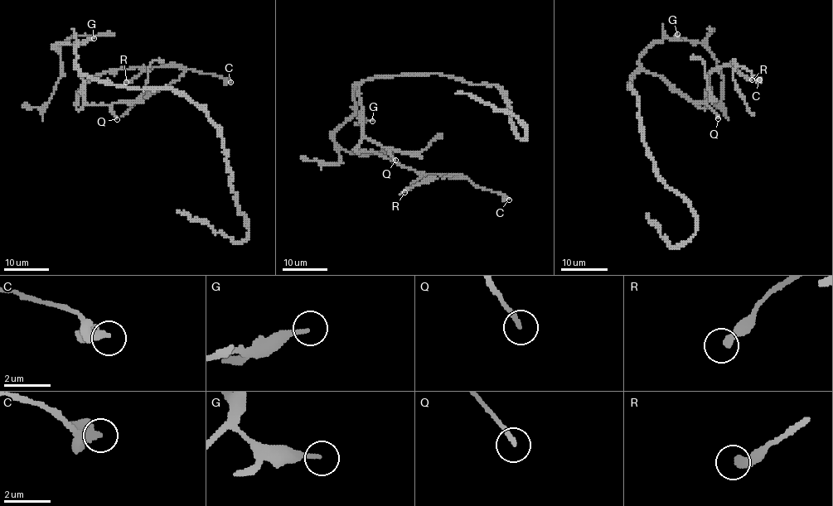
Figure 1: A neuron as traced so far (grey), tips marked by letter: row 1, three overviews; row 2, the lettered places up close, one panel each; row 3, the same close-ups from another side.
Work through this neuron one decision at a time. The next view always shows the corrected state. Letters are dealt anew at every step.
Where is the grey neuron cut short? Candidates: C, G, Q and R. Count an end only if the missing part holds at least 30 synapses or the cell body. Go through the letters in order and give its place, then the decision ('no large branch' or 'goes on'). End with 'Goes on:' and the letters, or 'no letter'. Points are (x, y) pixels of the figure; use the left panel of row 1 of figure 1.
C: at (230, 82); no large branch
G: at (94, 38); no large branch
Q: at (117, 119); no large branch
R: at (126, 82); goes on
Goes on: R

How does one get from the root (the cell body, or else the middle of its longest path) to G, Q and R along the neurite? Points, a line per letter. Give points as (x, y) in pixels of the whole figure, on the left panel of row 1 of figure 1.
G: (123, 85), (110, 85), (92, 79), (79, 69), (75, 63), (75, 47), (77, 43), (94, 38)
Q: (123, 85), (106, 84), (81, 74), (84, 101), (88, 104), (107, 104), (117, 119)
R: (123, 85), (81, 74), (84, 105), (77, 108), (77, 93), (98, 75), (138, 67), (141, 72), (126, 82)

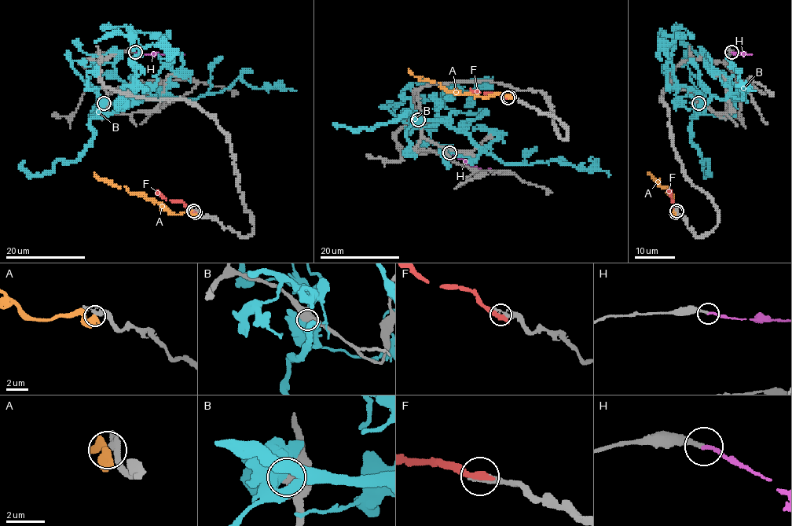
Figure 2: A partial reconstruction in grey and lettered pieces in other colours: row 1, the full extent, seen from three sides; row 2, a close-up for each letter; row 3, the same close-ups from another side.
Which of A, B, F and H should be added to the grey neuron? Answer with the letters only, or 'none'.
H

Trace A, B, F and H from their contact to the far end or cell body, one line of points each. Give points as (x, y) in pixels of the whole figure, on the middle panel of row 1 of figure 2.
A: (510, 97), (447, 91), (438, 82), (421, 80), (408, 68)
B: (418, 119), (441, 121), (460, 129), (480, 152), (447, 152), (430, 140), (428, 123), (401, 118), (388, 101)
F: (507, 97), (477, 93), (470, 89)
H: (449, 152), (474, 167), (499, 173)

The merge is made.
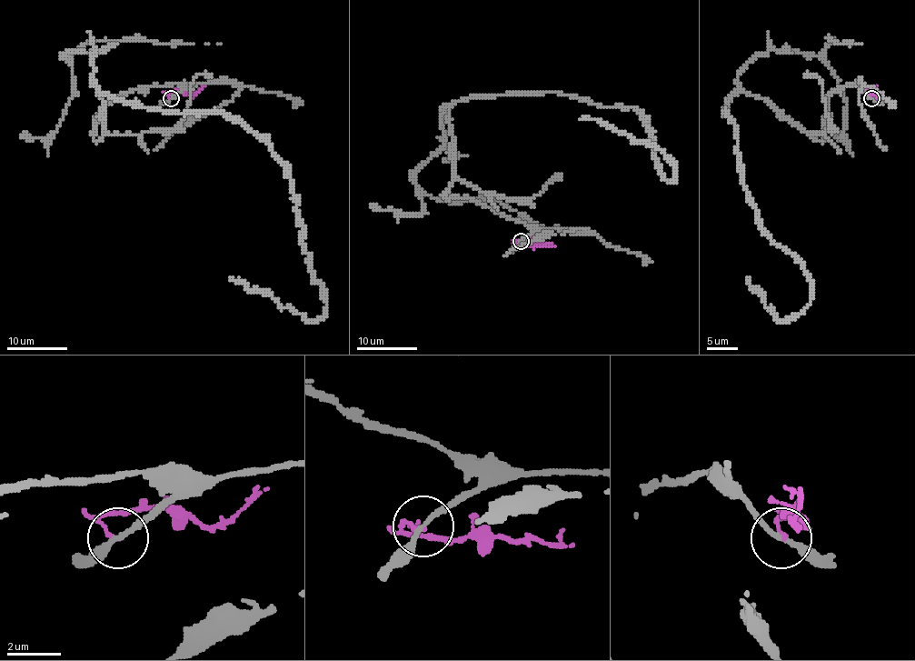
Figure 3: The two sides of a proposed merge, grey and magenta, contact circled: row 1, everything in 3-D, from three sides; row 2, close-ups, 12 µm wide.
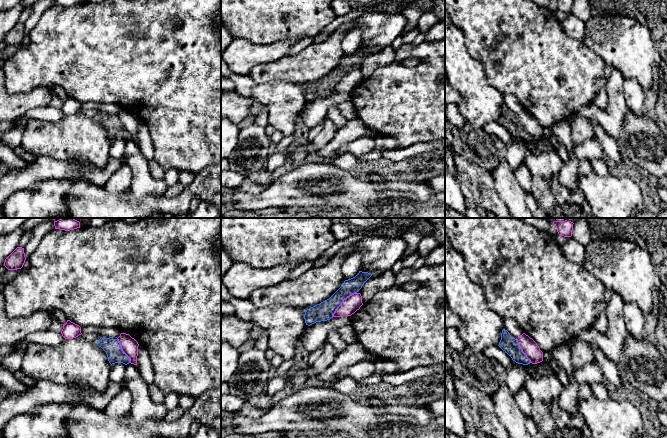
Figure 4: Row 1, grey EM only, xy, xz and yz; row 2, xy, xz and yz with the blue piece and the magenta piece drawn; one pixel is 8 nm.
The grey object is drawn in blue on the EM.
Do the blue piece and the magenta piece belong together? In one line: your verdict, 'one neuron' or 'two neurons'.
two neurons

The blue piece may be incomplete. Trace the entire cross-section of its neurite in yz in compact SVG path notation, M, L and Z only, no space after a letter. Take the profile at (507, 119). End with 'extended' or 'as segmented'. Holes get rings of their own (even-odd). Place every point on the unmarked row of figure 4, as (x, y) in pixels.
M505 105L502 106L501 116L498 122L505 127L516 139L523 141L528 141L531 139L526 131L522 128L517 116L513 114Z | as segmented

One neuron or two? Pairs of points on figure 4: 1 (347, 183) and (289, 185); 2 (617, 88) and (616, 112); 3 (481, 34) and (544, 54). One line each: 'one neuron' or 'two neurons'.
1: one neuron
2: one neuron
3: one neuron

